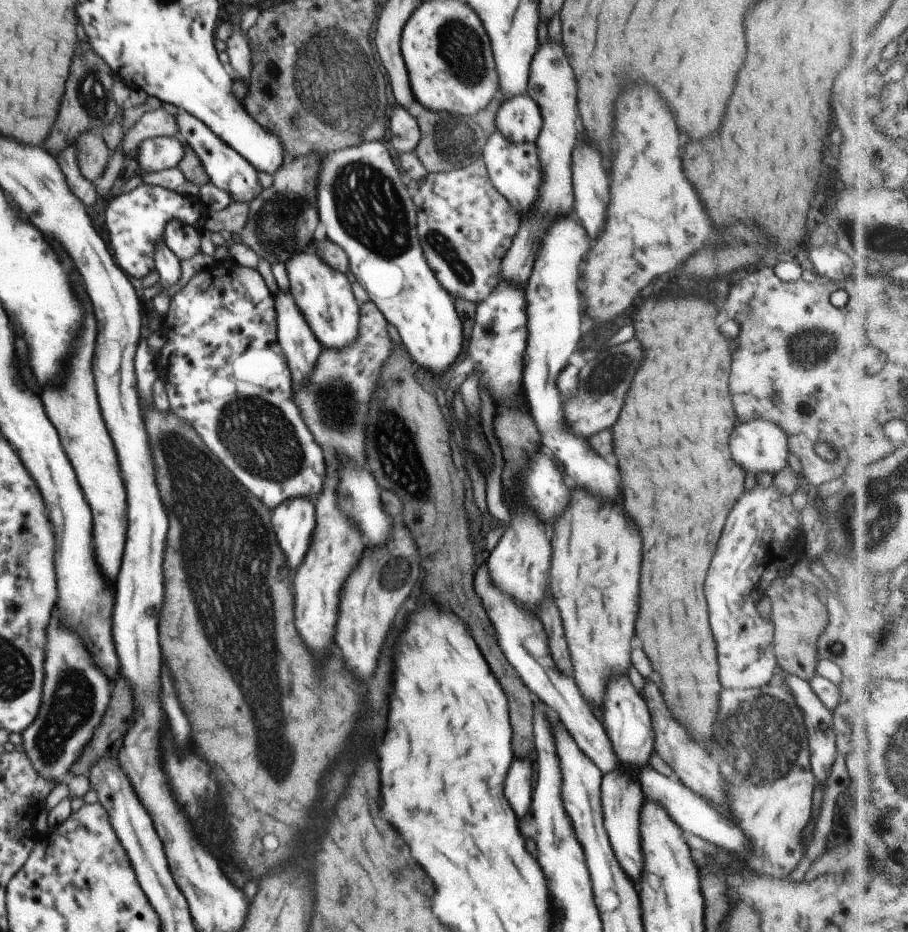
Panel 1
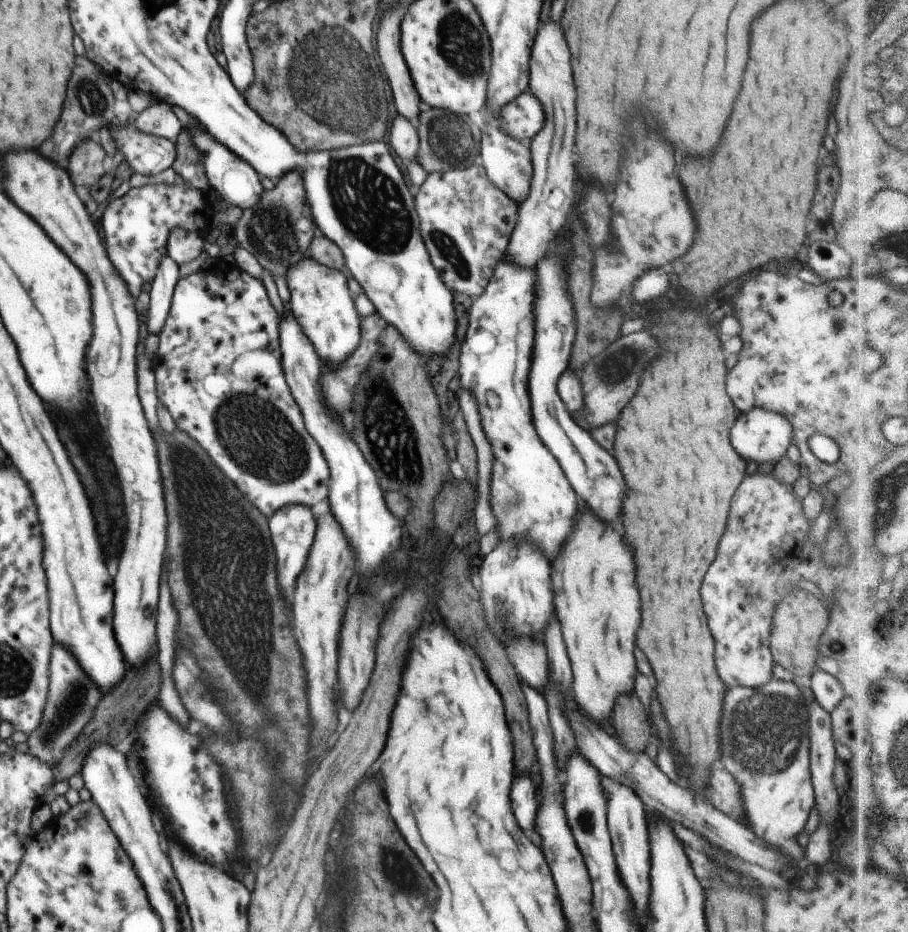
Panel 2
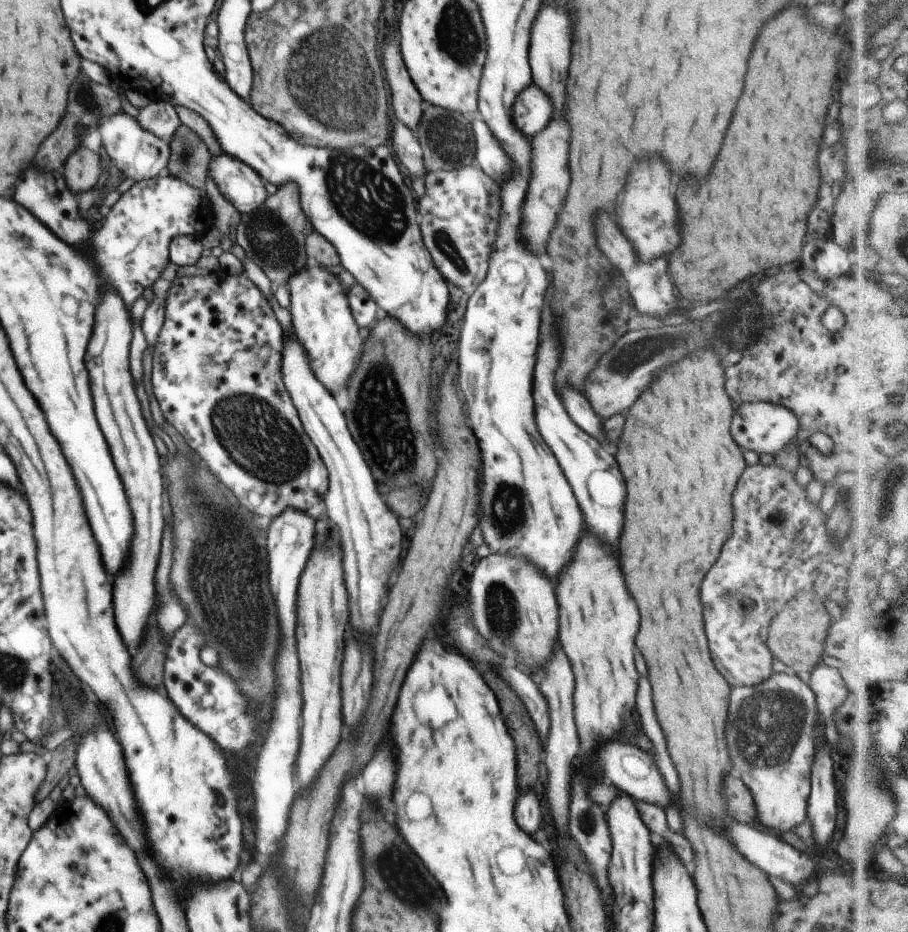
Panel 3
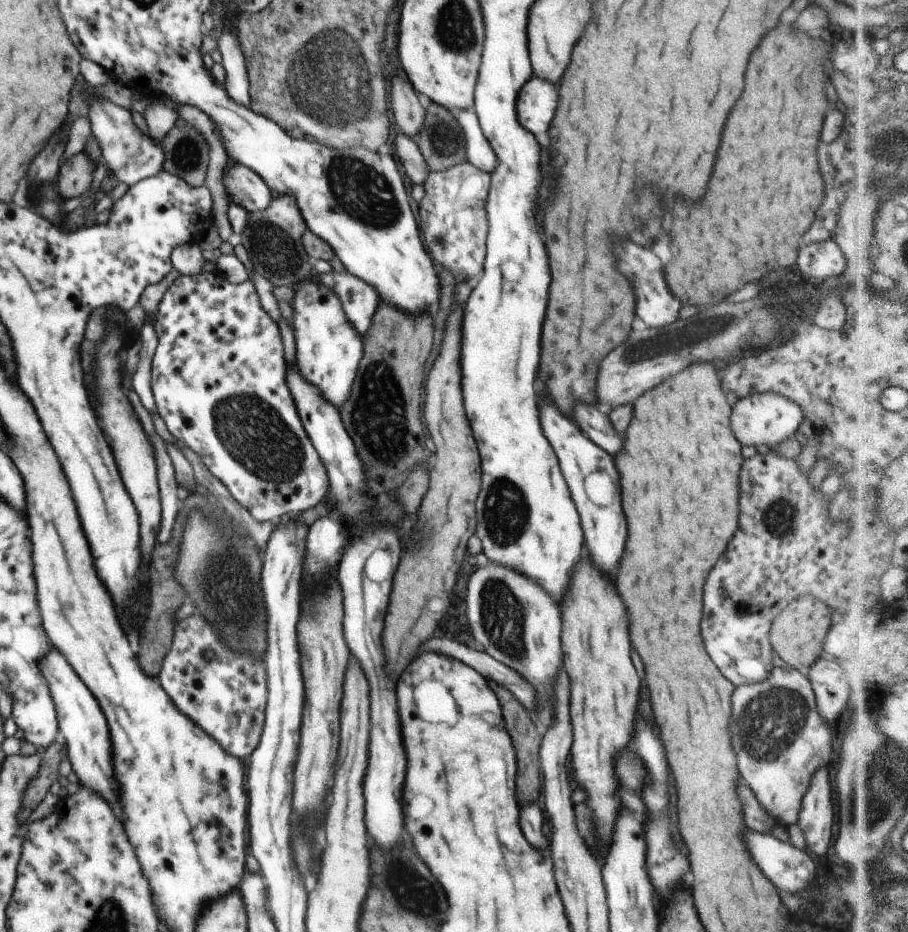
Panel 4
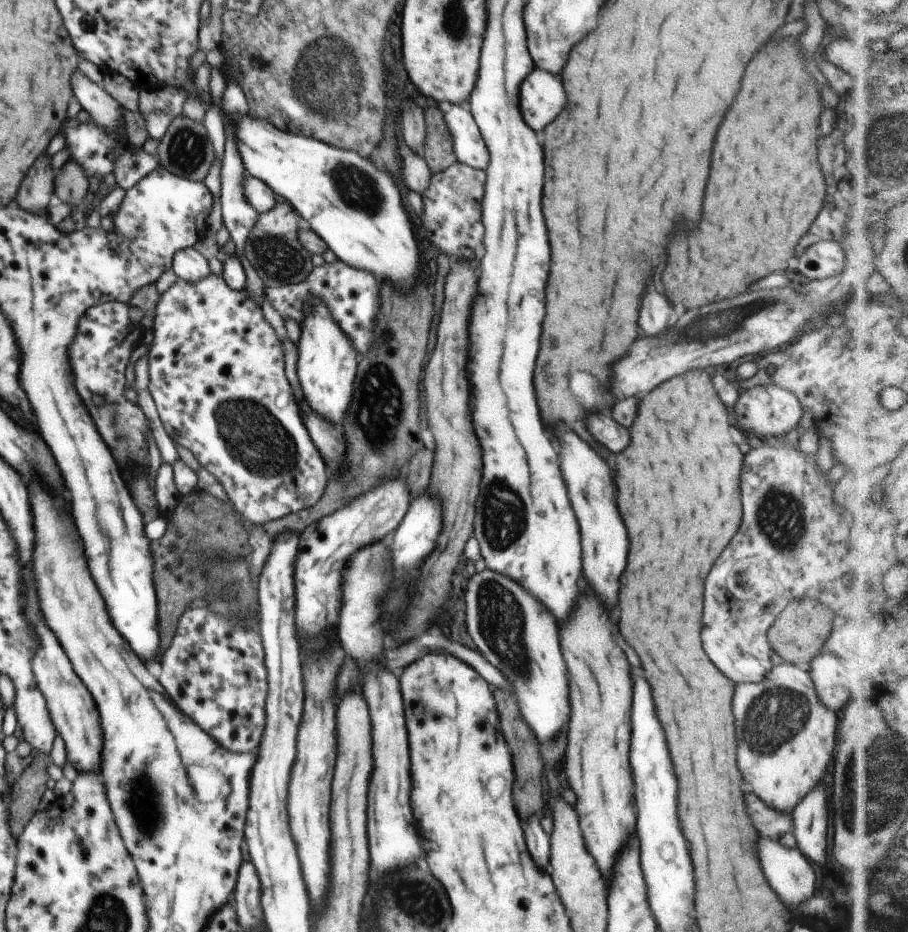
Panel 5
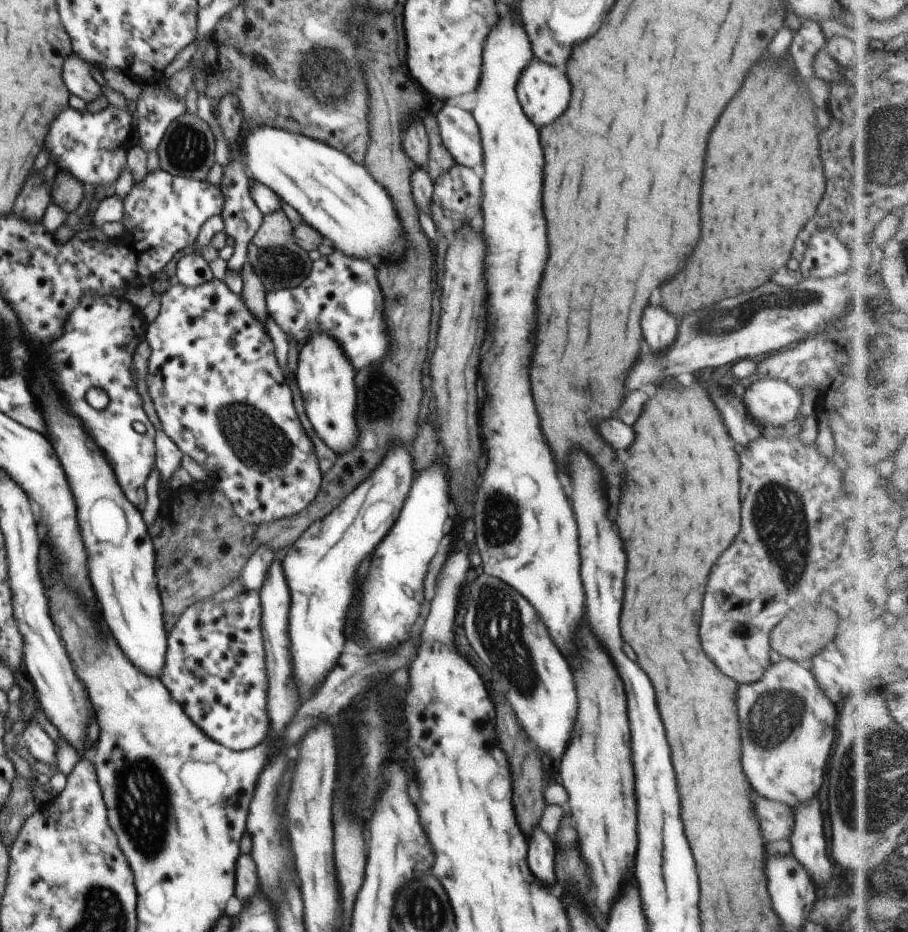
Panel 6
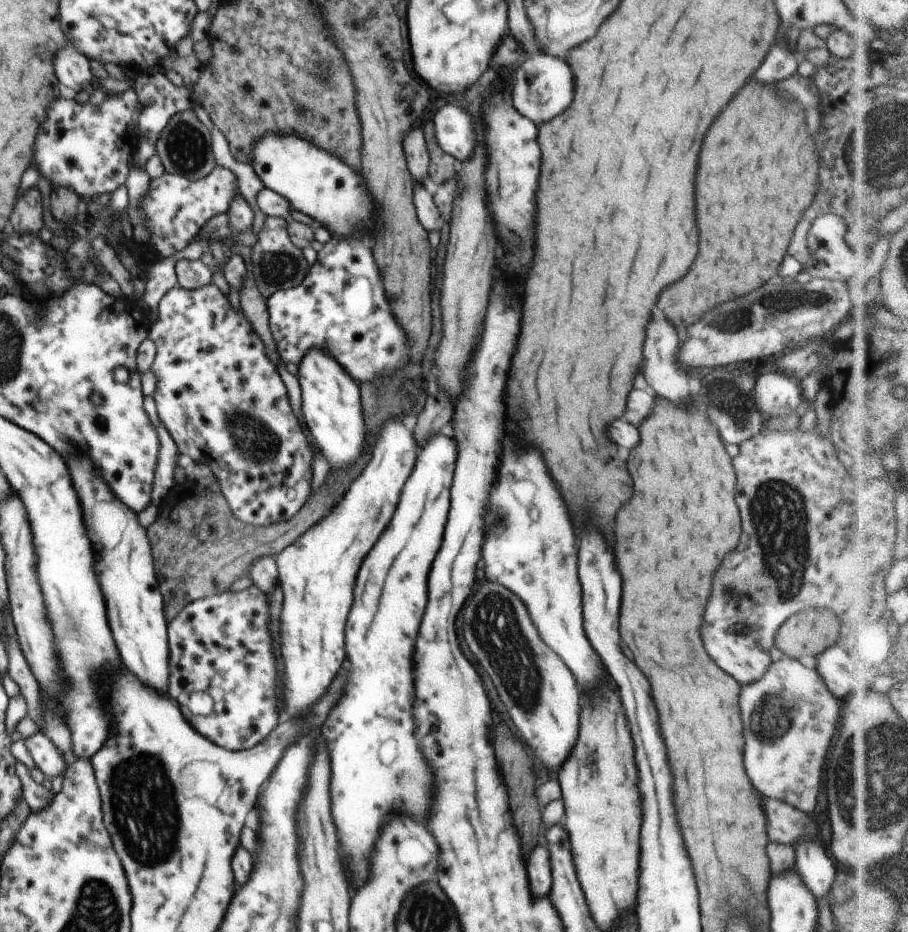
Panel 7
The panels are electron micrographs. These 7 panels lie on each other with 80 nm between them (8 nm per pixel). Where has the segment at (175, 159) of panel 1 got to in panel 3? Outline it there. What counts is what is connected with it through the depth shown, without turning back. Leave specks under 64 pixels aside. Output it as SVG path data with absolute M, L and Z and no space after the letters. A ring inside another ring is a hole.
M122 112L108 117L102 117L97 129L100 131L102 146L106 148L108 156L116 162L115 168L120 169L126 178L136 181L153 179L166 172L171 155L170 145L165 140L146 132L136 118Z

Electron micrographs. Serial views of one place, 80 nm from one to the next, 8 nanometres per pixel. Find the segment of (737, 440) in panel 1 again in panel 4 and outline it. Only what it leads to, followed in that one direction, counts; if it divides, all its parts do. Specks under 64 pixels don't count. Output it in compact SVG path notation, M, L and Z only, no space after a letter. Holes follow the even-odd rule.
M758 393L743 399L734 399L732 432L746 446L768 446L770 450L784 440L796 436L798 426L805 419L801 408L792 400L774 393Z

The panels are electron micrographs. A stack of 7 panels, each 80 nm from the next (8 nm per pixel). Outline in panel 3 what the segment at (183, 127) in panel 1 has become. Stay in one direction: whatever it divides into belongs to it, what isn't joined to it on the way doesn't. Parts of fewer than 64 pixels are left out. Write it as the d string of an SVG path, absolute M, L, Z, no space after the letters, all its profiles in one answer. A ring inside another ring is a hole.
M228 153L211 154L208 174L224 198L242 214L255 211L269 195L262 177Z

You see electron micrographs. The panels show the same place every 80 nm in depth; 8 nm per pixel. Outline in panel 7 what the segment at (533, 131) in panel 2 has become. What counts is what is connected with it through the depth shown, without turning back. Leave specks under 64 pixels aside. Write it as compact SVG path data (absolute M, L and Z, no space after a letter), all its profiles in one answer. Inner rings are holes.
M534 52L524 63L518 65L512 72L511 97L514 106L522 116L530 118L534 124L548 122L562 114L574 96L574 78L564 60L552 58L542 52Z

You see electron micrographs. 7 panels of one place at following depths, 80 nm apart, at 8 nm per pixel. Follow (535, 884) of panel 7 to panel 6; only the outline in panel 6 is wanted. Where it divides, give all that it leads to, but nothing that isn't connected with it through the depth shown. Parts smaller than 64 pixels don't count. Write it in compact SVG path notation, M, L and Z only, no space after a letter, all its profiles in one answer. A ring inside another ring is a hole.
M539 825L534 827L528 840L528 864L538 880L544 884L554 882L554 842Z

